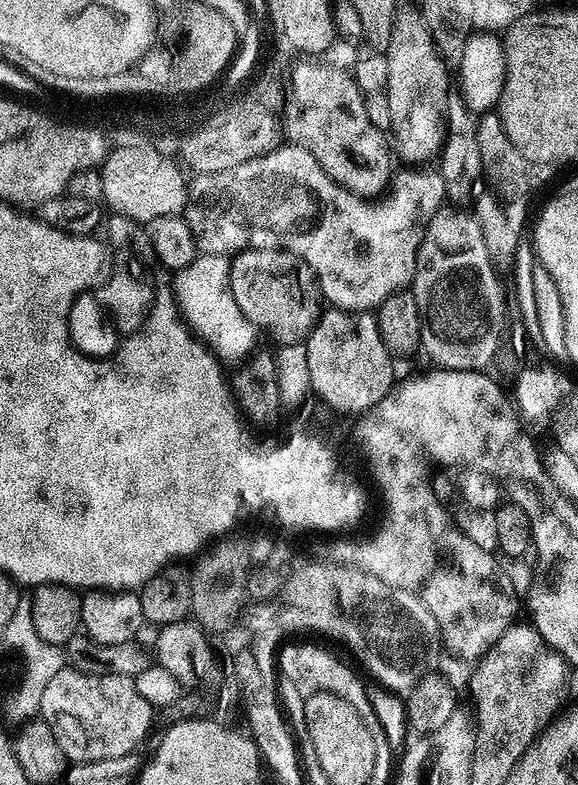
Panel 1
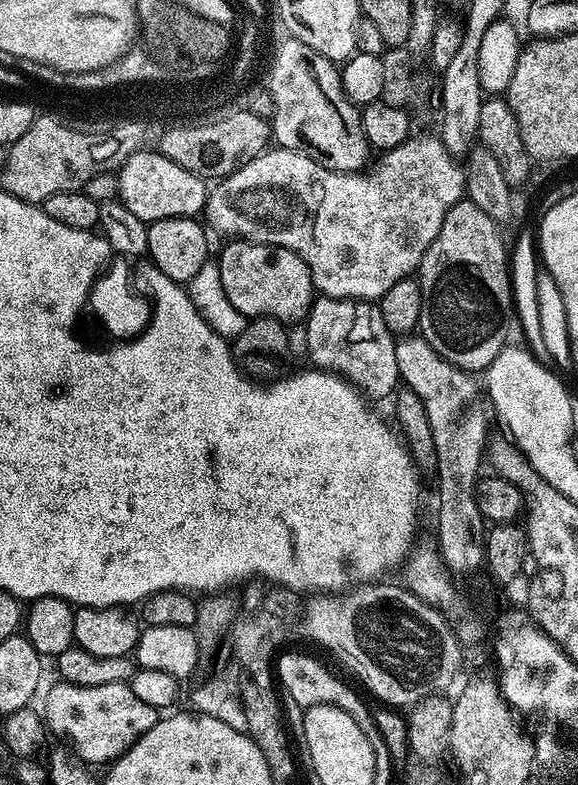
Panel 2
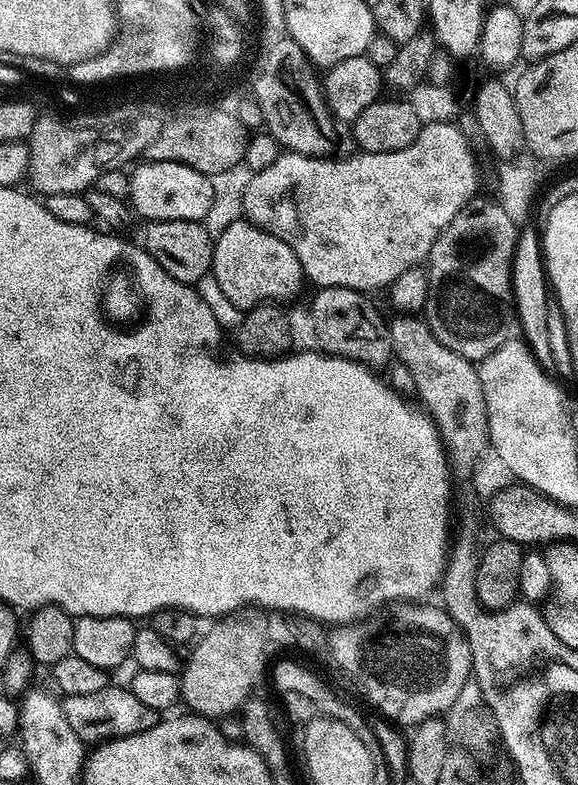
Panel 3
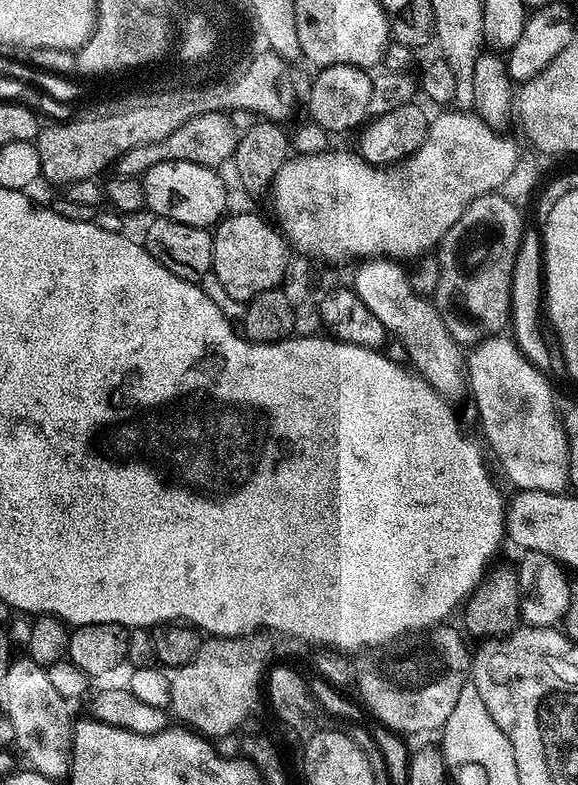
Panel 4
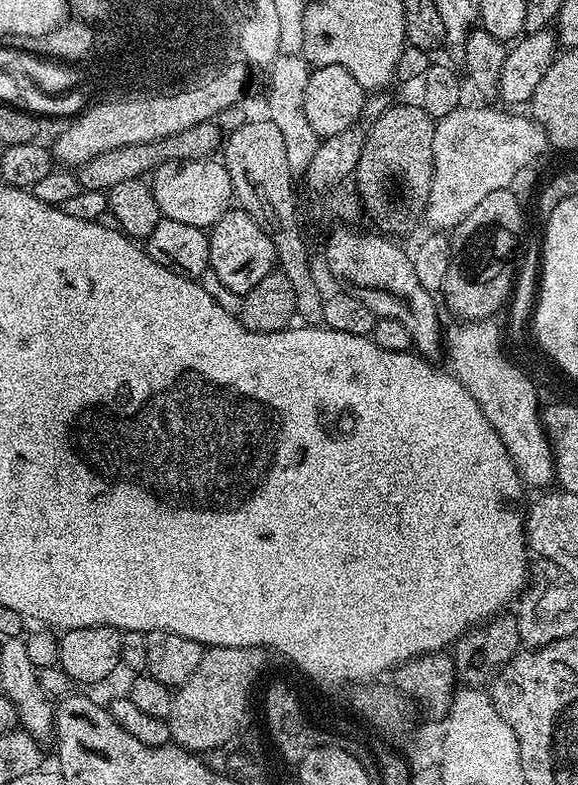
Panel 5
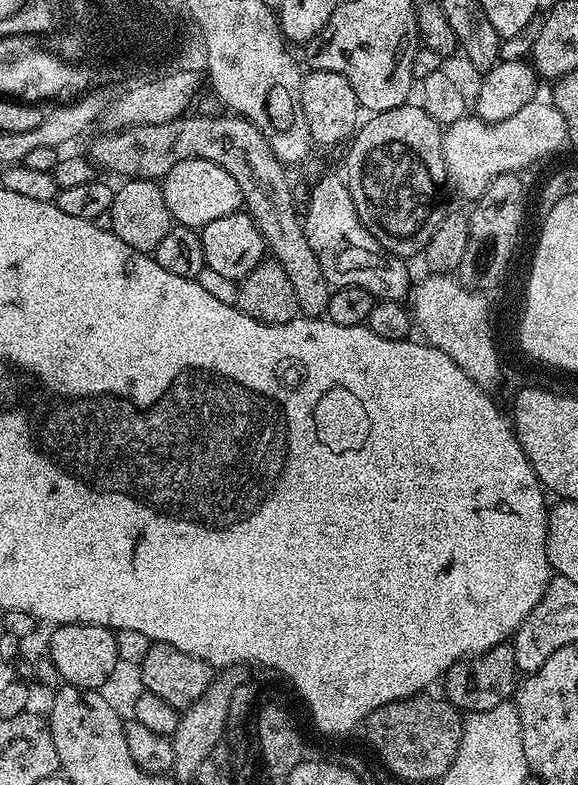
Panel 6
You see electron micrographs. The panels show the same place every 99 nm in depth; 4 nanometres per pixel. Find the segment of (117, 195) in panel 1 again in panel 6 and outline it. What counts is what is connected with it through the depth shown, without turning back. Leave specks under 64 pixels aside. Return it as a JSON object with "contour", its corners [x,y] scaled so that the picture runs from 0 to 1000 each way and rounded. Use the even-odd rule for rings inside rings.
{"contour":[[[311,204],[280,227],[280,238],[287,262],[294,262],[294,273],[306,287],[341,293],[355,290],[370,278],[391,278],[391,273],[405,273],[417,269],[419,251],[412,239],[412,232],[405,232],[401,223],[384,211],[377,211],[369,204]]]}

